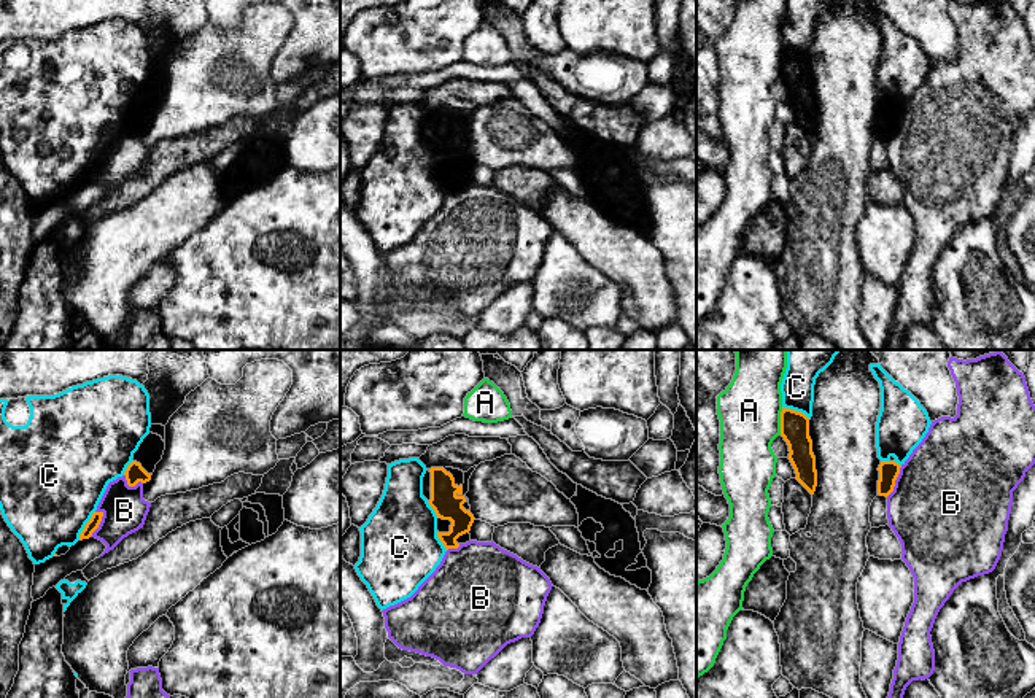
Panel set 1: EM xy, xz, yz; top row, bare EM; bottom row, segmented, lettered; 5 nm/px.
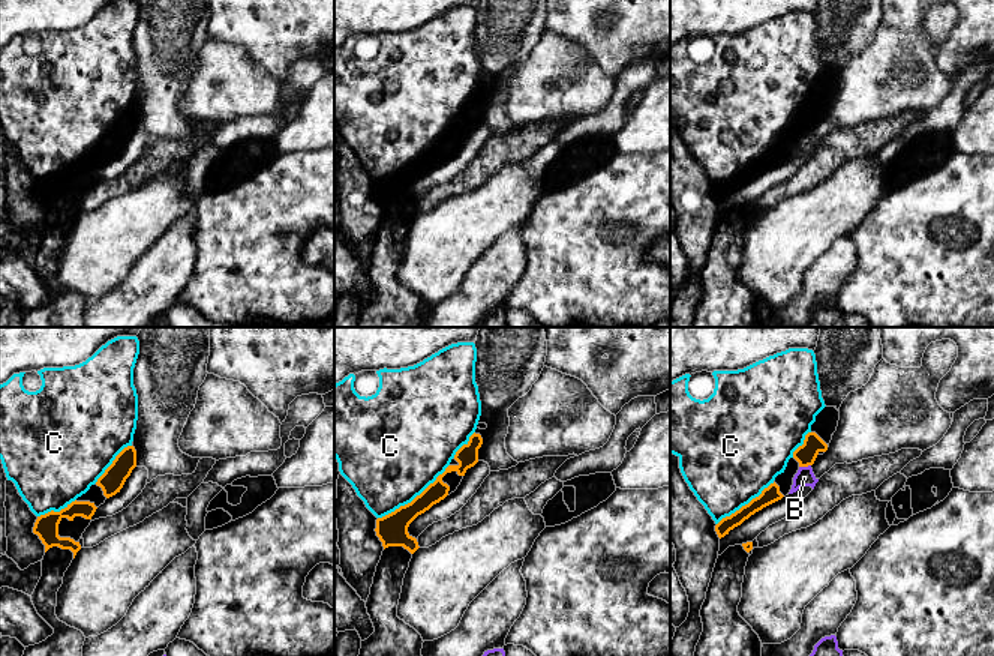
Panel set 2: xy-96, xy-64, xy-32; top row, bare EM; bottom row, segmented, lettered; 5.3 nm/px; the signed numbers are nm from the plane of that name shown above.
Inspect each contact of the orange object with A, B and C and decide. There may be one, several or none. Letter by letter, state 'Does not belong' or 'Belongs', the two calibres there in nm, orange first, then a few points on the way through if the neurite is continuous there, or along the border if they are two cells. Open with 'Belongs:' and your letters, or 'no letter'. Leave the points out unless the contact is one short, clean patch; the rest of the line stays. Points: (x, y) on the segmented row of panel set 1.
Belongs: no letter
A: Does not belong. Thickness 140 nm (orange) against 320 nm. Boundary: yz (783, 407), (779, 434)
B: Does not belong. Thickness 60 nm (orange) against 220 nm. Boundary: xy (102, 511), (102, 520), (89, 536)
C: Does not belong. Thickness 60 nm (orange) against 480 nm

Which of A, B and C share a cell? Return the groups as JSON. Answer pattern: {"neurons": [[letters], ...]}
{"neurons": [["A"], ["B"], ["C"]]}

